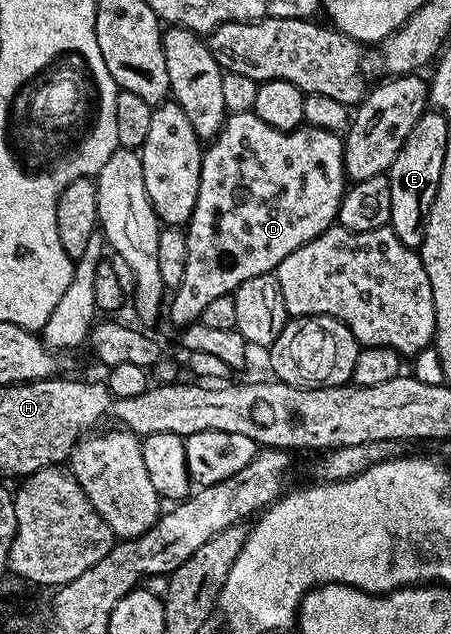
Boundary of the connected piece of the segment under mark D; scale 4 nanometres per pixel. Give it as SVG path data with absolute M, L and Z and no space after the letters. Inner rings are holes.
M253 111L231 113L220 132L203 149L200 158L198 202L186 225L186 274L182 286L171 293L166 308L166 316L172 319L176 330L197 323L202 310L206 310L214 298L235 293L236 288L250 278L275 273L286 254L294 254L294 250L306 246L306 242L333 227L340 215L345 191L344 142L337 133L307 126L282 132L274 126L266 126L266 122Z

